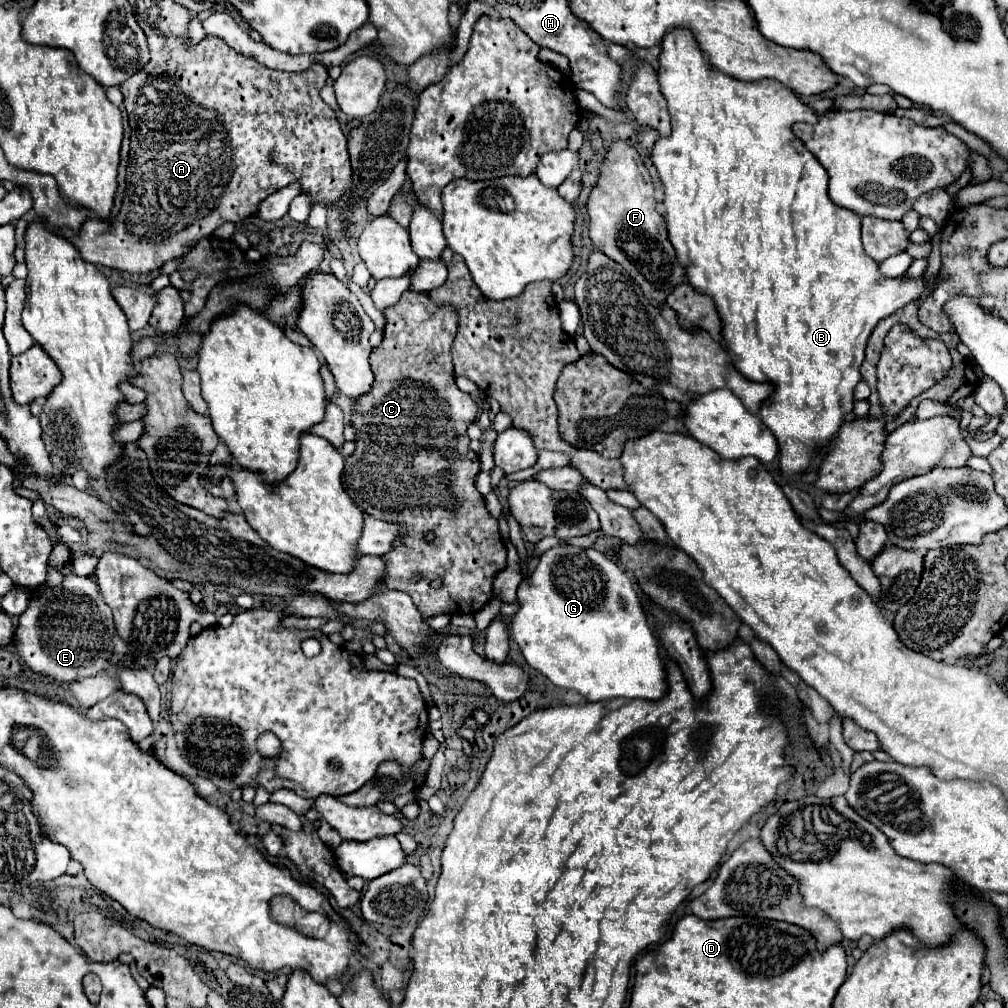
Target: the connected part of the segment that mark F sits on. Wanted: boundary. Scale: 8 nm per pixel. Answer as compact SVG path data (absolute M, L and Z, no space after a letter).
M626 142L612 144L608 160L602 166L602 178L592 190L586 210L590 214L590 238L596 248L618 262L630 274L630 278L640 284L644 296L648 296L652 304L662 306L668 292L684 282L686 268L678 262L674 246L668 240L666 220L656 210L650 172L646 170L636 148L628 146Z

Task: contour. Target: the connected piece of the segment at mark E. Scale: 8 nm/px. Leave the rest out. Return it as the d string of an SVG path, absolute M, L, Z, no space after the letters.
M40 522L52 540L52 554L48 566L64 574L60 586L40 594L30 596L26 610L18 618L18 628L14 636L14 646L20 660L36 674L50 676L58 682L76 682L80 678L96 676L106 668L110 656L114 654L112 638L116 636L112 612L104 602L98 584L92 578L80 578L72 572L70 548L60 540L54 522Z

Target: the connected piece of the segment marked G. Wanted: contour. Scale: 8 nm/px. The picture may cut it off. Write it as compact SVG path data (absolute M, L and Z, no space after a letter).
M576 546L550 548L540 556L528 582L520 584L518 600L522 606L510 622L510 636L520 646L526 662L552 684L576 690L590 702L610 698L656 700L666 694L666 662L662 658L660 642L648 624L632 580L628 582L628 574L606 554L594 548L582 550Z

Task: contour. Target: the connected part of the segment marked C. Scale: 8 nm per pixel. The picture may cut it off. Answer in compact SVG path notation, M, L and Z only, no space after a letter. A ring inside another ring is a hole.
M406 290L402 294L402 298L398 300L398 304L386 308L384 314L386 314L384 340L370 354L370 364L372 364L372 372L374 372L374 386L366 396L360 396L360 400L356 400L354 410L352 410L352 426L356 428L358 438L356 438L354 454L346 458L344 472L342 472L342 484L344 484L344 490L350 494L350 498L356 500L356 504L360 504L360 508L366 514L382 518L382 520L392 520L392 522L408 528L408 534L402 540L396 540L394 548L388 554L384 554L386 574L388 574L388 578L384 582L386 588L402 590L402 592L410 594L410 598L420 608L420 614L424 618L430 618L436 614L476 614L494 596L492 582L494 582L494 576L506 568L506 546L504 546L500 532L498 532L498 520L486 510L484 498L474 486L474 478L480 472L480 460L478 460L478 454L470 448L470 438L466 436L466 428L476 420L478 406L468 394L458 390L458 386L454 382L454 366L452 366L452 356L450 356L450 346L452 346L454 336L458 332L458 312L456 312L456 308L452 308L452 304L436 304L428 298L428 294L416 294L416 292ZM428 532L434 534L434 542L424 540L424 534L428 534ZM418 572L422 574L422 578L412 580ZM434 578L442 580L442 588L438 588L438 590L430 588L430 582Z

